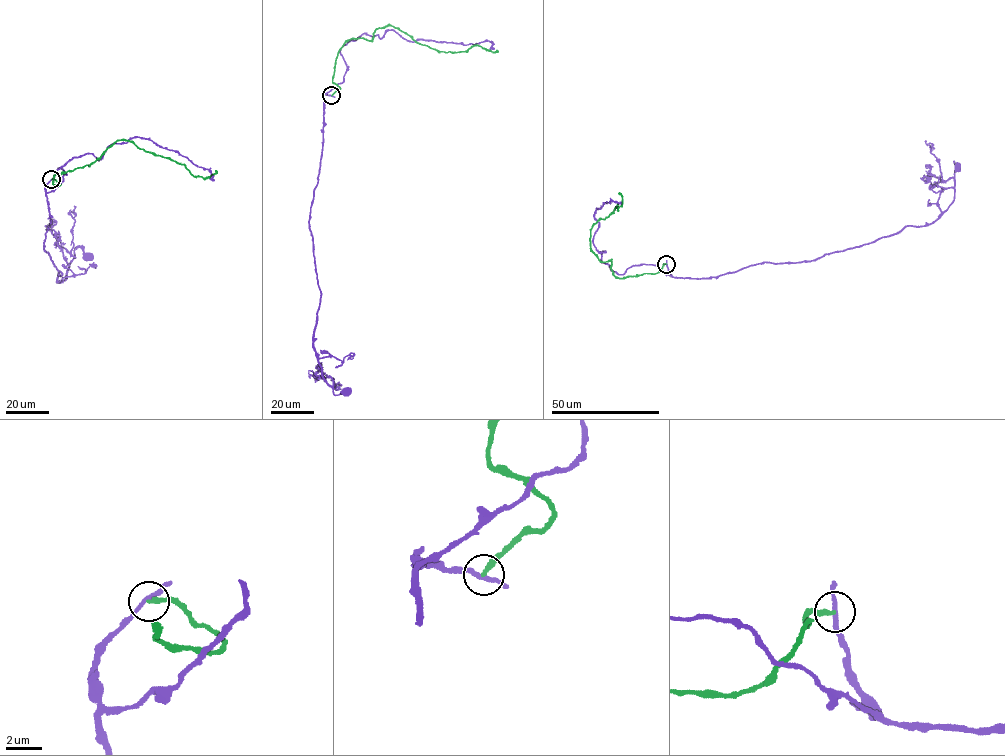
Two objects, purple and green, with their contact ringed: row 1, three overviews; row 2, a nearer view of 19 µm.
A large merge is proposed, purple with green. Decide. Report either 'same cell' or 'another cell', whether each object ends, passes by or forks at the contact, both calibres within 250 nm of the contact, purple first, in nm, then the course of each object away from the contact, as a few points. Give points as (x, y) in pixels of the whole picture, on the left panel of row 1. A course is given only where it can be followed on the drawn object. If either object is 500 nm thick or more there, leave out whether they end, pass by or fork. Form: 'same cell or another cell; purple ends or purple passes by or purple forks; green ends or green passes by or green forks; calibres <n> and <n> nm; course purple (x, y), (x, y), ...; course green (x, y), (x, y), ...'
another cell; purple passes by; green ends; calibres 220 and 260 nm; course purple (52, 179), (43, 248), (61, 272), (57, 282), (65, 279), (75, 248), (87, 257); course green (52, 179), (60, 185), (52, 183), (55, 173), (90, 165), (121, 140), (183, 164), (194, 176), (215, 170)

